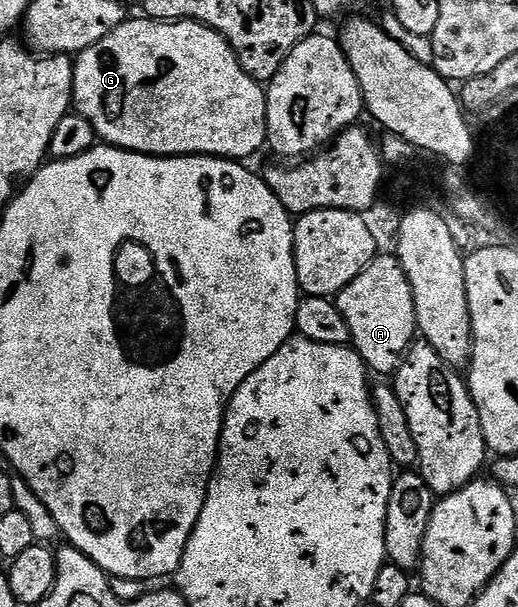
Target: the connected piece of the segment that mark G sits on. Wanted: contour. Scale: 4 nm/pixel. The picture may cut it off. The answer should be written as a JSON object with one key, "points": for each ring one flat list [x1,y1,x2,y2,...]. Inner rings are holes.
{"points":[[145,16,131,17,120,24,120,28,112,28,104,40,92,44,73,59,74,64,74,100,73,109,97,132,99,139,107,146,117,146,120,150,130,150,134,154,152,154,155,158,229,158,231,160,247,160,261,146,267,145,266,140,266,91,263,83,257,82,244,68,240,68,240,60,236,52,224,40,220,32,203,22,193,20,175,20,160,22]]}

